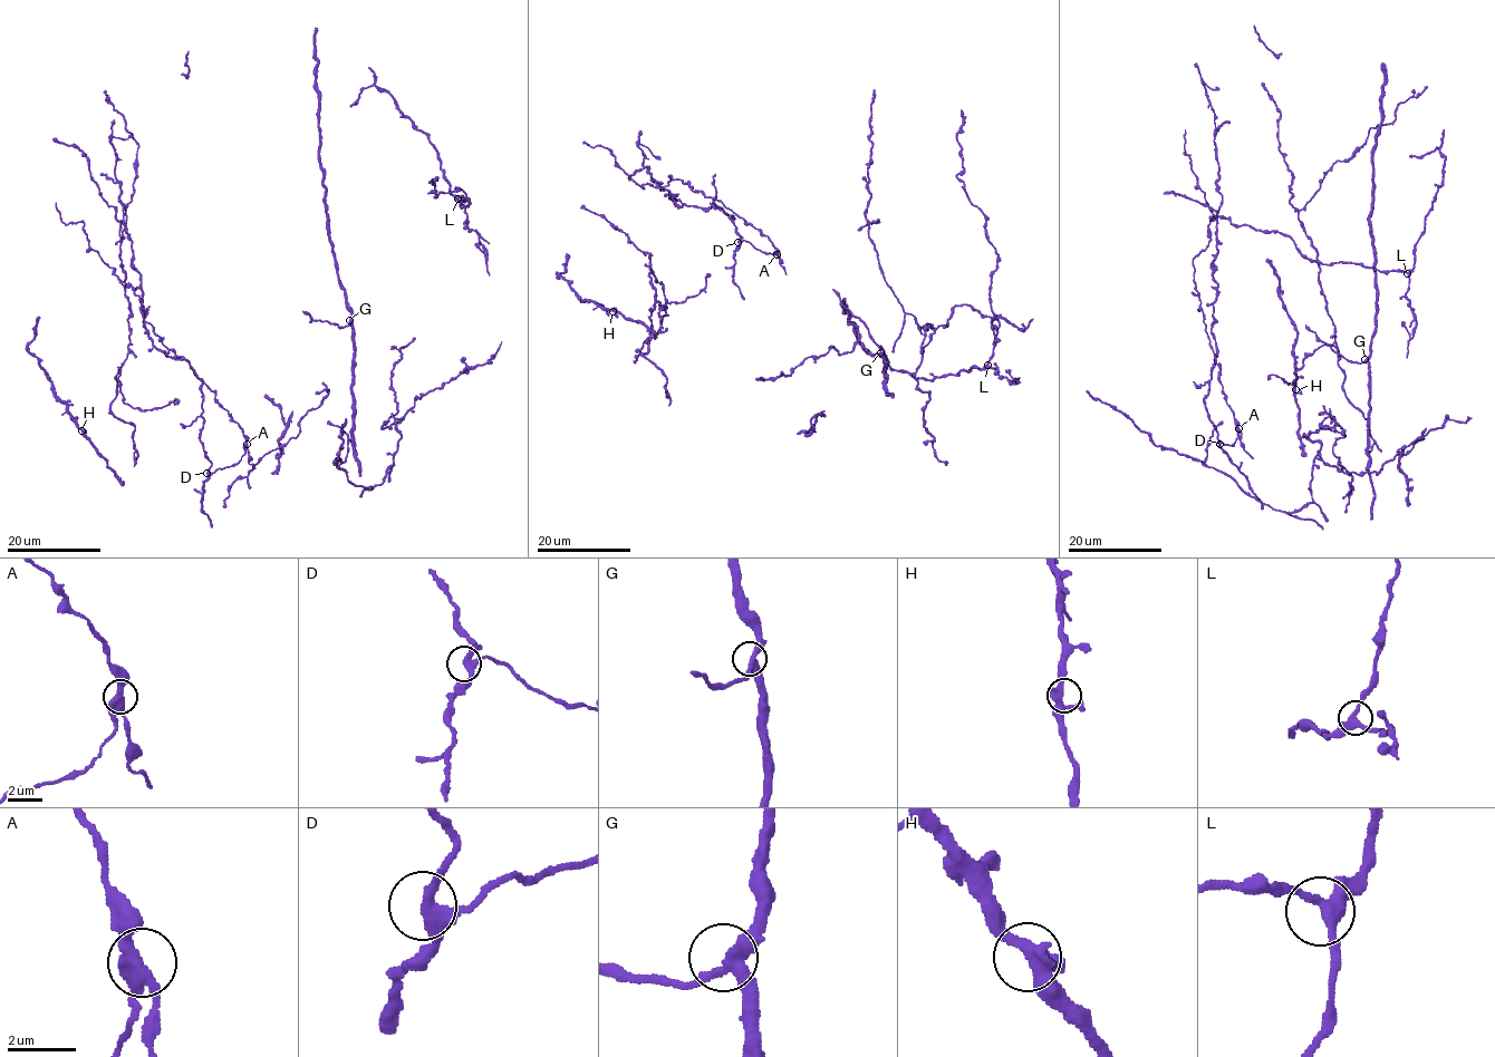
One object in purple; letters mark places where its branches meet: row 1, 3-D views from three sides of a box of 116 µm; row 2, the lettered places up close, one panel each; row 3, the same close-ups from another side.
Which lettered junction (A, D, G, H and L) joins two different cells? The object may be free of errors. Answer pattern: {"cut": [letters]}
{"cut": ["A"]}

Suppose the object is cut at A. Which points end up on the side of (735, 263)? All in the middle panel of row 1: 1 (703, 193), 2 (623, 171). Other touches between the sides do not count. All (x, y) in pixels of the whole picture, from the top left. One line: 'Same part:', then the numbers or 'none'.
Same part: none

